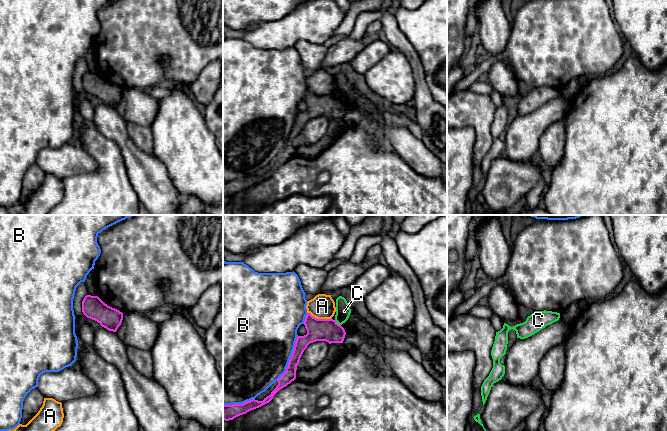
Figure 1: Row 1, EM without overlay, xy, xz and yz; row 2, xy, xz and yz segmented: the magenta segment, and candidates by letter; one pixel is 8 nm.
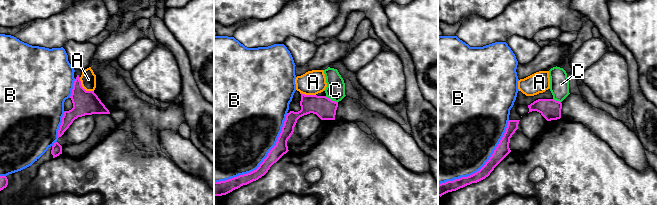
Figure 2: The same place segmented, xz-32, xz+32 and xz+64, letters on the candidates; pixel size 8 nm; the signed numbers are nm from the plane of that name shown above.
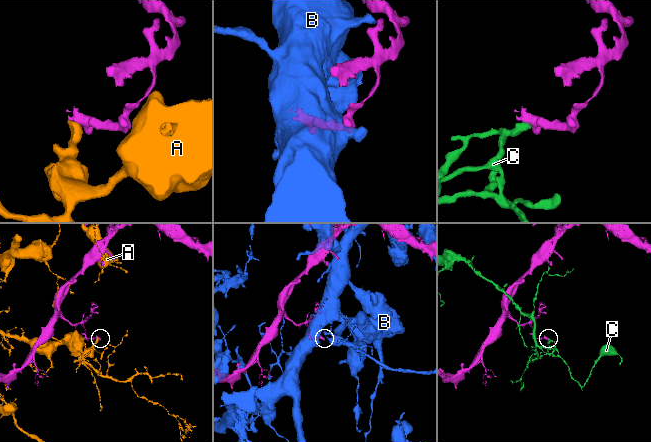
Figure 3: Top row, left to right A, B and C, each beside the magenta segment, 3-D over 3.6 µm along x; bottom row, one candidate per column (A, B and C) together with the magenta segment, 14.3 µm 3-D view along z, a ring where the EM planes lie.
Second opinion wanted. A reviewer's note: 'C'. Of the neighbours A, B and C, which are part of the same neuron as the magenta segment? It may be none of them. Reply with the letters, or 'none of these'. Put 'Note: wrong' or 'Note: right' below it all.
none of these
Note: wrong

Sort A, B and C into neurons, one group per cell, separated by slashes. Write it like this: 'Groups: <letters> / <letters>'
Groups: A / B / C

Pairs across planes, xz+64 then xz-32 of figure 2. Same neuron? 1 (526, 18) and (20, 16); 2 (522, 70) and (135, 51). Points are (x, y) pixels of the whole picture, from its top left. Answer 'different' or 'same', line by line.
1: different
2: different

